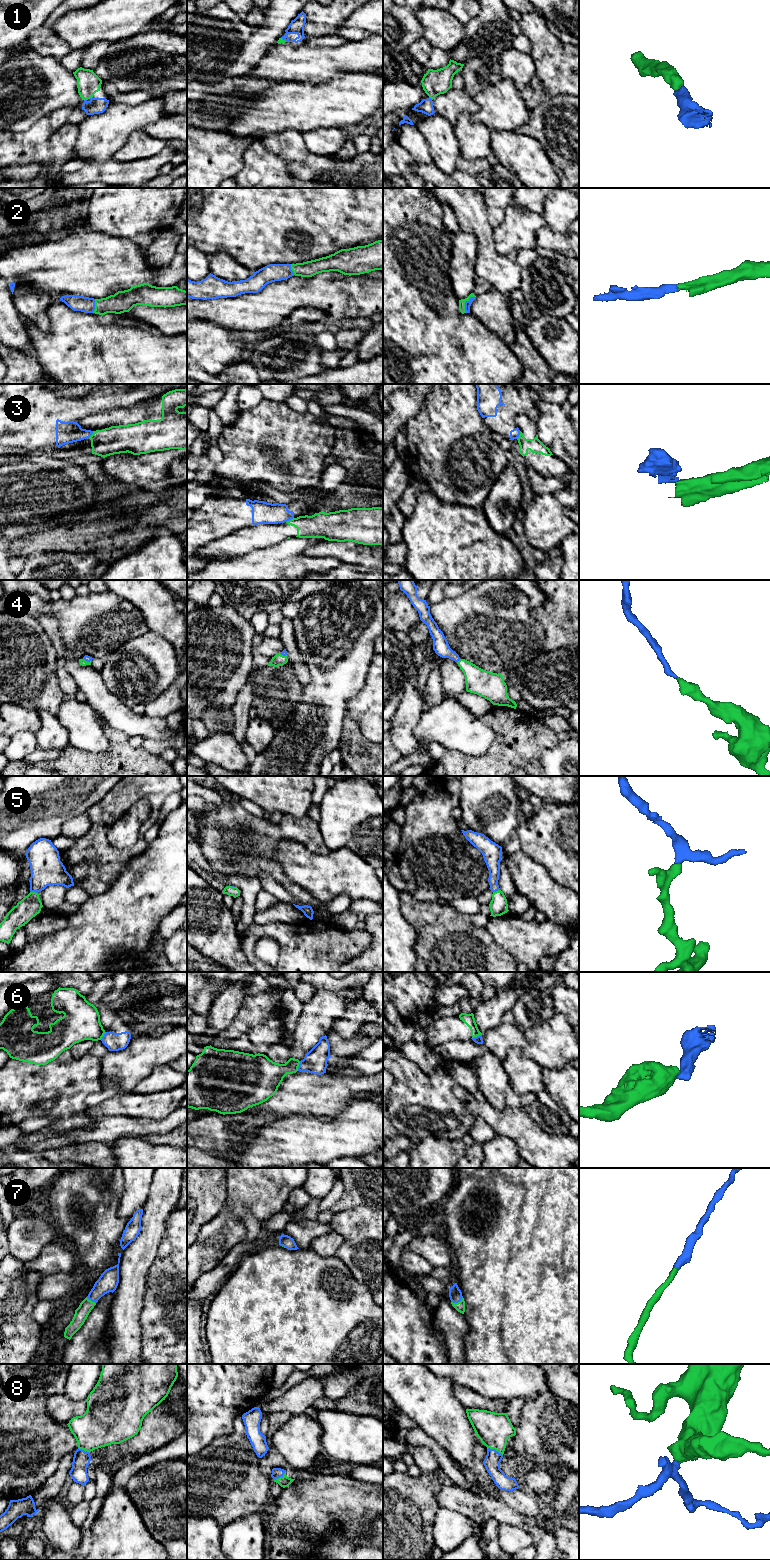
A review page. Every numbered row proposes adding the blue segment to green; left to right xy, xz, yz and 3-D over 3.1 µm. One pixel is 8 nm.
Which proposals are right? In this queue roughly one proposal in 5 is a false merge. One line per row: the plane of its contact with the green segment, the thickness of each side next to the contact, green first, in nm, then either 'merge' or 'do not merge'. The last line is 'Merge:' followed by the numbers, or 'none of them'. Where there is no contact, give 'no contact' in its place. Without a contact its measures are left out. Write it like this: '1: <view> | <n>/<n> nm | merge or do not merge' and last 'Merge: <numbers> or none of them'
1: yz | 200/110 nm | merge
2: yz | 50/50 nm | merge
3: xz | 200/180 nm | do not merge
4: yz | 200/130 nm | merge
5: xy | 170/260 nm | merge
6: xz | 220/190 nm | do not merge
7: yz | 80/110 nm | merge
8: yz | 280/130 nm | merge
Merge: 1, 2, 4, 5, 7, 8

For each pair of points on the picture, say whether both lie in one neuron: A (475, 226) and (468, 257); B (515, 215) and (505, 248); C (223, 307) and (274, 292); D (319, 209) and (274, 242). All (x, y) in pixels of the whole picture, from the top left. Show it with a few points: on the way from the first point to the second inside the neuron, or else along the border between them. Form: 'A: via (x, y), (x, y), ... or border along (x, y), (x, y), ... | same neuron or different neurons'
A: border along (460, 230), (475, 236), (477, 257) | different neurons
B: via (515, 223), (515, 230), (505, 240) | same neuron
C: via (236, 307), (259, 307), (261, 305) | same neuron
D: via (307, 209), (284, 230) | same neuron

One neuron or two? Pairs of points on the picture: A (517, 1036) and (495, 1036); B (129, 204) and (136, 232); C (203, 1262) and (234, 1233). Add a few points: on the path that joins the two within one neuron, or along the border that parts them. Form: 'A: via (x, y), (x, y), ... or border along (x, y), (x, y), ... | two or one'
A: via (512, 1036), (500, 1036) | one
B: via (136, 211), (136, 225) | one
C: via (210, 1254), (226, 1238) | one

